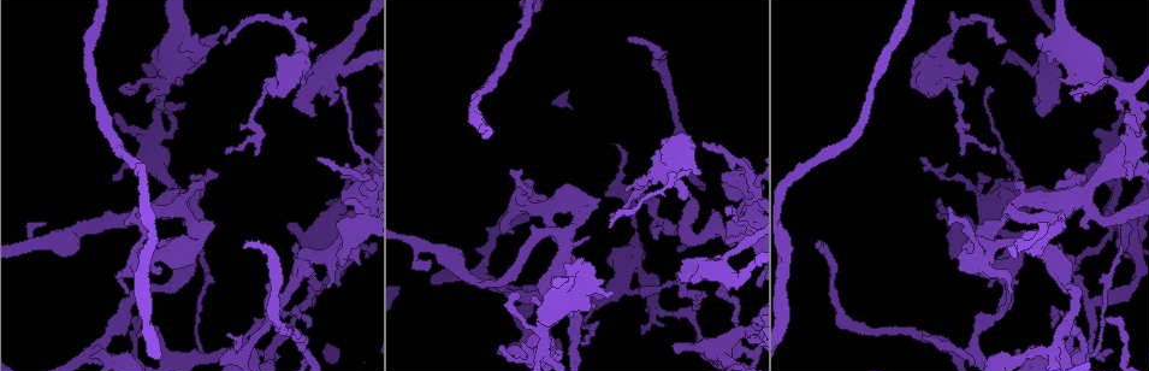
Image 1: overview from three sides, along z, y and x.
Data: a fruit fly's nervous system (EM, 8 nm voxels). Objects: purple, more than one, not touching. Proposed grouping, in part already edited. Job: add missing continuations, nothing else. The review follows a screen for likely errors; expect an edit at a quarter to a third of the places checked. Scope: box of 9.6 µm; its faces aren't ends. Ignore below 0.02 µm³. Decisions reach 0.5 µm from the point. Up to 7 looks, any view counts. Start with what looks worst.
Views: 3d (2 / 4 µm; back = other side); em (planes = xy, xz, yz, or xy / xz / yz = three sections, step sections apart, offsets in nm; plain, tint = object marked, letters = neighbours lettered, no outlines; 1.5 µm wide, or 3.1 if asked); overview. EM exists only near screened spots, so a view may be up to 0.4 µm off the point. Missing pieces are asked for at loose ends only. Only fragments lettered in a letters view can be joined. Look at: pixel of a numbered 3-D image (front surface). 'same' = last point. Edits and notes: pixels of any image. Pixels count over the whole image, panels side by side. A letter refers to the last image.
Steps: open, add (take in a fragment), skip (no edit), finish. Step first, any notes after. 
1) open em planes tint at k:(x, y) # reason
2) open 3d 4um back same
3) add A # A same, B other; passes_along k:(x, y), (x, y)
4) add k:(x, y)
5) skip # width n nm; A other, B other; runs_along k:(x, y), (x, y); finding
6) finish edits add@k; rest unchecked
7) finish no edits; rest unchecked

open 3d 4um at 1:(242, 247) # an open end

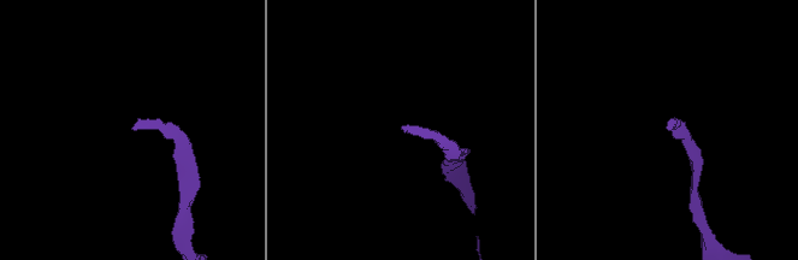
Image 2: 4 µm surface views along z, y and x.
open em xz step 8 letters at 2:(403, 129)

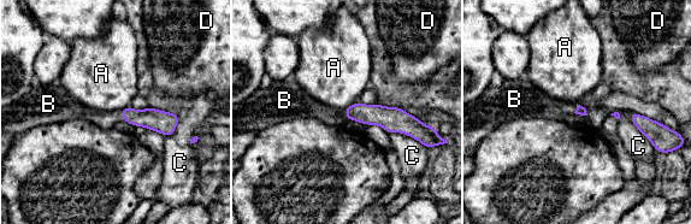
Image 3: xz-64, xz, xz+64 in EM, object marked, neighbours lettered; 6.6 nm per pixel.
add B # A other, B same, C other, D other; passes_along 3:(371, 115), (346, 115), (309, 107); the cell continues

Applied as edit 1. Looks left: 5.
open em planes plain at 1:(972, 83) # an open end

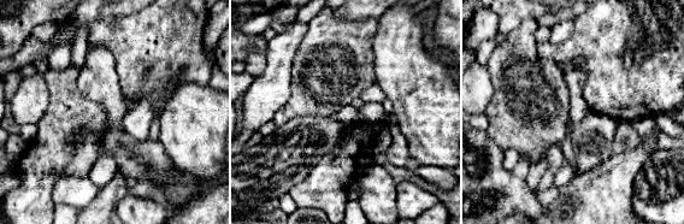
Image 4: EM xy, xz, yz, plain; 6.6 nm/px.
open em planes tint same

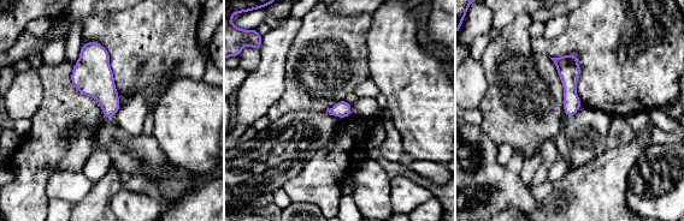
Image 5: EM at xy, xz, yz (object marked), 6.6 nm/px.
open em planes letters same # what lies round it

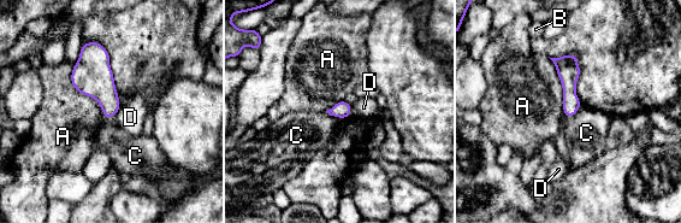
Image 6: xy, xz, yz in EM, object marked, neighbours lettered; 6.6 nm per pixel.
skip # longest_contact A 400 nm; A other, B other, C other, D other; no lettered fragment goes on from it

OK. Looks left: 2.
open em xy step 8 tint at 1:(958, 265) # free end

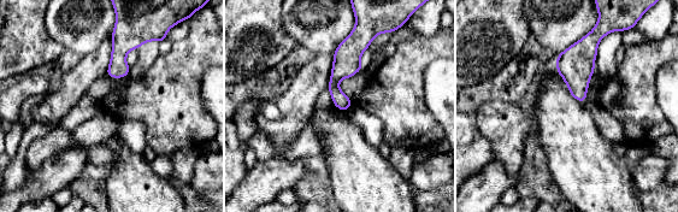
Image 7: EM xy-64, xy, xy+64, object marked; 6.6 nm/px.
open em planes letters same # cut it another way

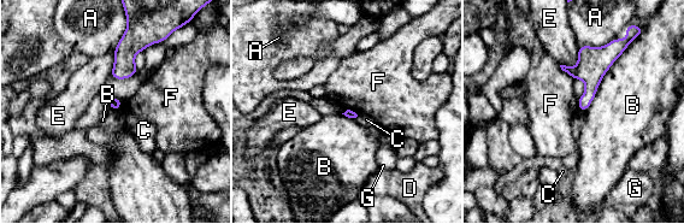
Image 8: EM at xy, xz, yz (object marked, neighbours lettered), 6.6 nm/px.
skip # A other, B other, C other, D other, E other, F other, G other; border 8:(559, 65), (573, 78); none of them fits

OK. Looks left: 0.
finish edits add@3; rest unchecked

